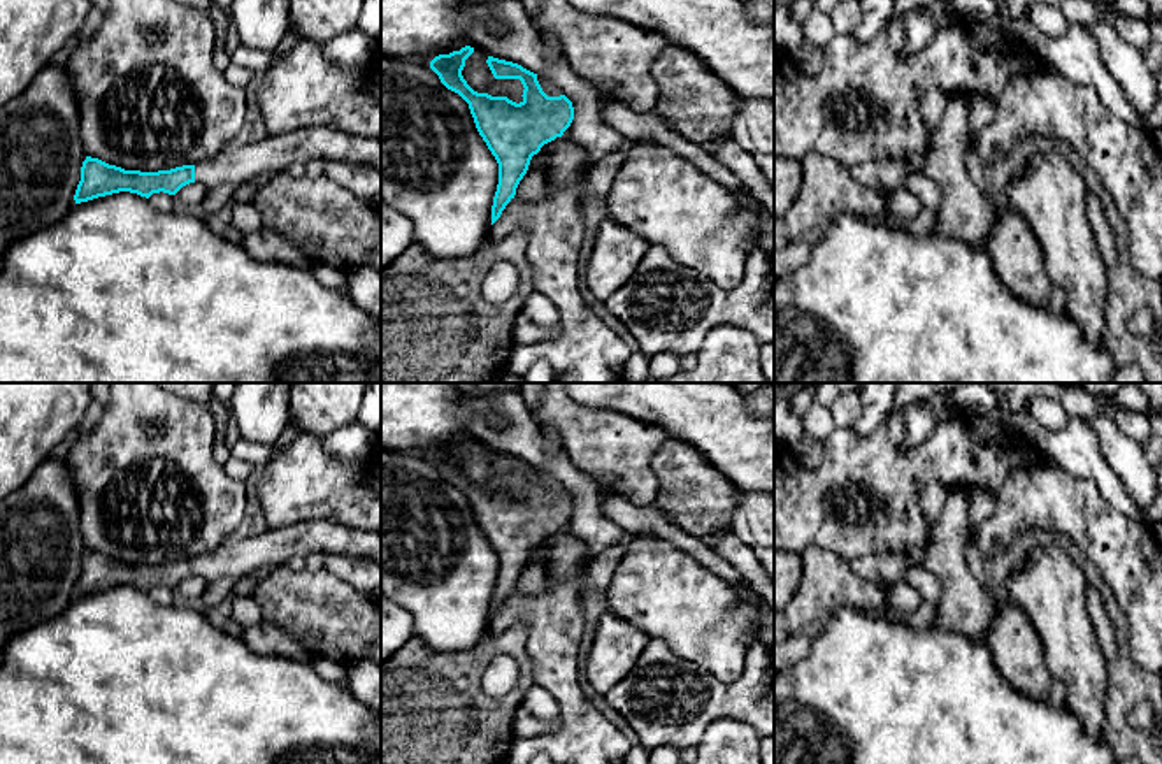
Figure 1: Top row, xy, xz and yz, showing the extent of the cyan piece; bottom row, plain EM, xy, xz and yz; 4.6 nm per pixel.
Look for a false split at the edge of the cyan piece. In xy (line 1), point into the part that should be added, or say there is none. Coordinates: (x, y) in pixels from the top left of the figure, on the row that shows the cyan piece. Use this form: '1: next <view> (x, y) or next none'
1: next xy (236, 165)

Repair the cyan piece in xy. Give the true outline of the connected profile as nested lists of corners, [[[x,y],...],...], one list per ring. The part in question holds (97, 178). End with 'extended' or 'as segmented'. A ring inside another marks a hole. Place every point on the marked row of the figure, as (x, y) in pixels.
[[[309,126],[293,132],[290,139],[269,135],[255,146],[226,148],[205,162],[158,172],[125,170],[86,156],[74,200],[81,204],[119,191],[146,198],[160,191],[176,195],[195,181],[207,190],[219,184],[242,184],[260,174],[272,177],[286,170],[290,163],[305,163],[311,158],[362,163],[381,174],[381,141],[356,137],[335,126]]]; extended

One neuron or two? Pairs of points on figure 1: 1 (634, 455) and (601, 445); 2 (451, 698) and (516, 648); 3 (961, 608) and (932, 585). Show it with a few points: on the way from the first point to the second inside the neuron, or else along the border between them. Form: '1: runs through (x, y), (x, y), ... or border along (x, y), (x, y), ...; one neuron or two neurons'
1: runs through (625, 452), (620, 446), (609, 445); one neuron
2: runs through (459, 678), (490, 647), (497, 647); one neuron
3: border along (927, 564), (941, 585), (941, 596), (936, 601); two neurons

